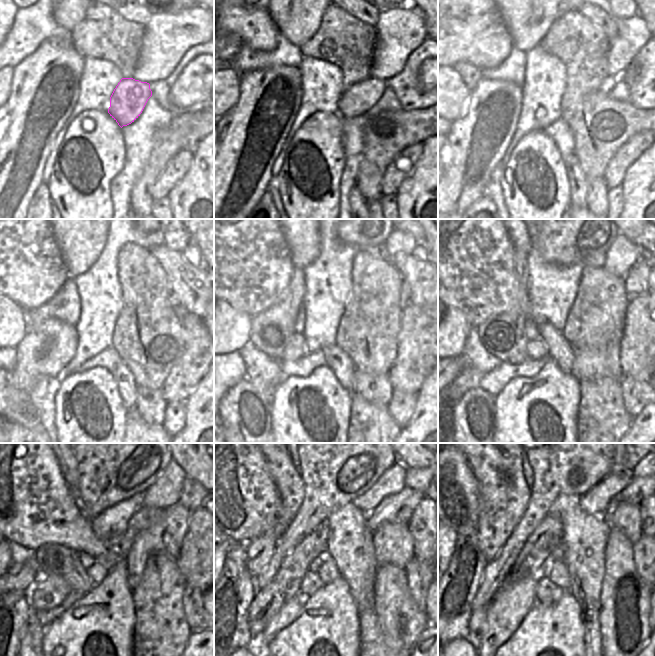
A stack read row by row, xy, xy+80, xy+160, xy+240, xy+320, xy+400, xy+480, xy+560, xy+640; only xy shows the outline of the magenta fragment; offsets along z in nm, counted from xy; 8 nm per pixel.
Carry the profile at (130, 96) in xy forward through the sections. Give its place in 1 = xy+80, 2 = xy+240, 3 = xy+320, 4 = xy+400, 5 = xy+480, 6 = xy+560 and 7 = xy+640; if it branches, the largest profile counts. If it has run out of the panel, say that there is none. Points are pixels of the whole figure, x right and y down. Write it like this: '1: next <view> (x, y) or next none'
1: next xy+80 (355, 101)
2: next xy+240 (173, 300)
3: next xy+320 (405, 289)
4: next xy+400 (636, 281)
5: next xy+480 (193, 495)
6: next xy+560 (417, 479)
7: next xy+640 (641, 469)

